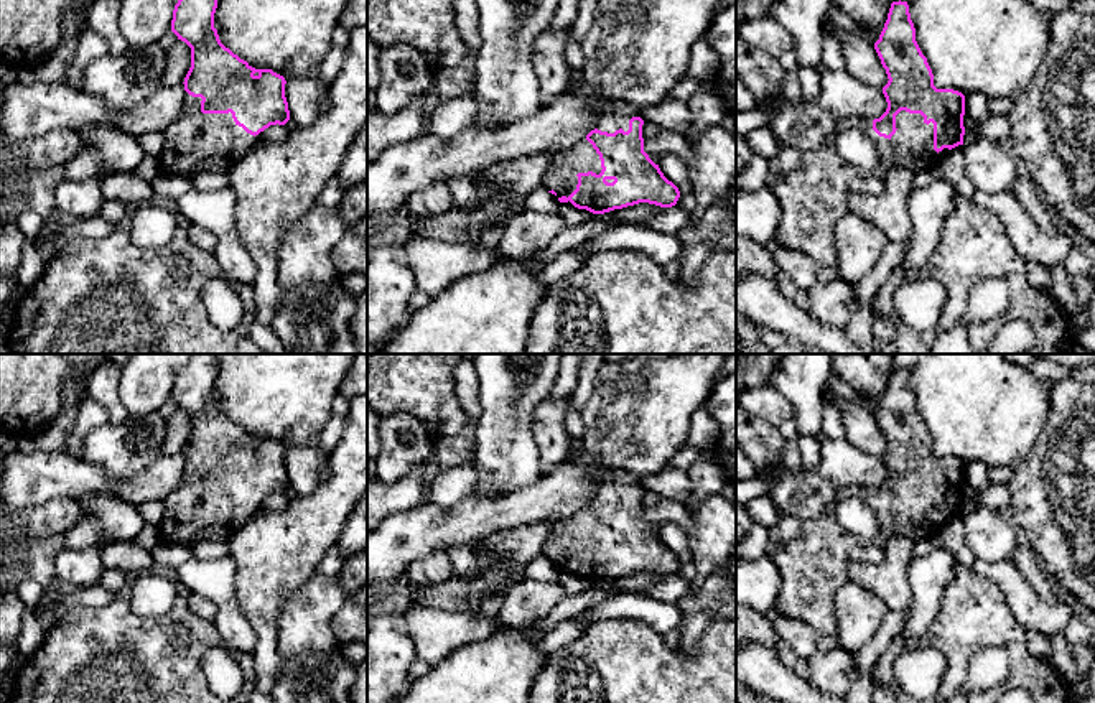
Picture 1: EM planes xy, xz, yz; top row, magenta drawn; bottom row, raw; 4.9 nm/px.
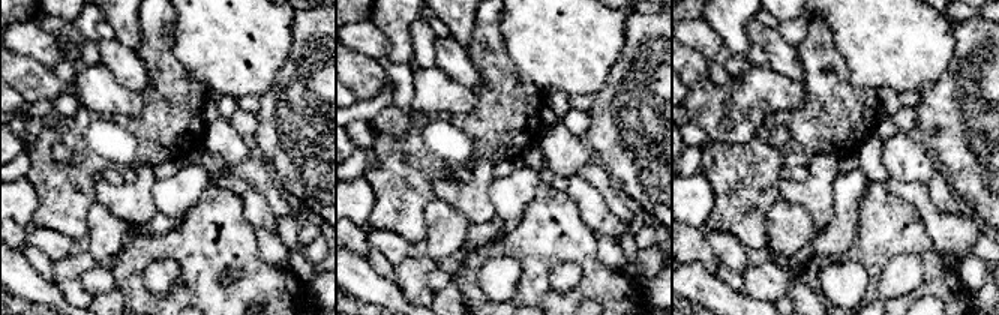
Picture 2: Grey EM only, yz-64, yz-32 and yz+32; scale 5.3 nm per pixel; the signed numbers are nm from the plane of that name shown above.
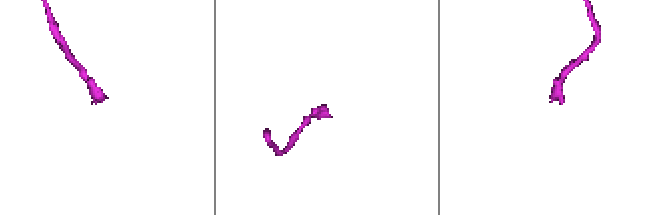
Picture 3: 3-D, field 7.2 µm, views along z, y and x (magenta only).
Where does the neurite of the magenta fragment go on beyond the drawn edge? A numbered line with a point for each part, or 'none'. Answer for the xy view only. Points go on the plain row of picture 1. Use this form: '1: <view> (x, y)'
1: xy (196, 511)

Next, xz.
1: xz (615, 484)
2: xz (560, 544)

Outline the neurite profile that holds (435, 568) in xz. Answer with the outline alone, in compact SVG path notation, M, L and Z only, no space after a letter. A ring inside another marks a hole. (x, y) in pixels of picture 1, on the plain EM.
M436 550L431 555L410 563L403 575L410 586L440 584L454 576L446 550Z

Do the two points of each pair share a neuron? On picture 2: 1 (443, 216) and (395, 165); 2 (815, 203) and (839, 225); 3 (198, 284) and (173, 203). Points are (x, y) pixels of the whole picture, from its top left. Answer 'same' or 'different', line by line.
1: different
2: different
3: different

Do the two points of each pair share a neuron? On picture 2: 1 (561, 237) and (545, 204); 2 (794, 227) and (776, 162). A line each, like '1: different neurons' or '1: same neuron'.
1: same neuron
2: different neurons

